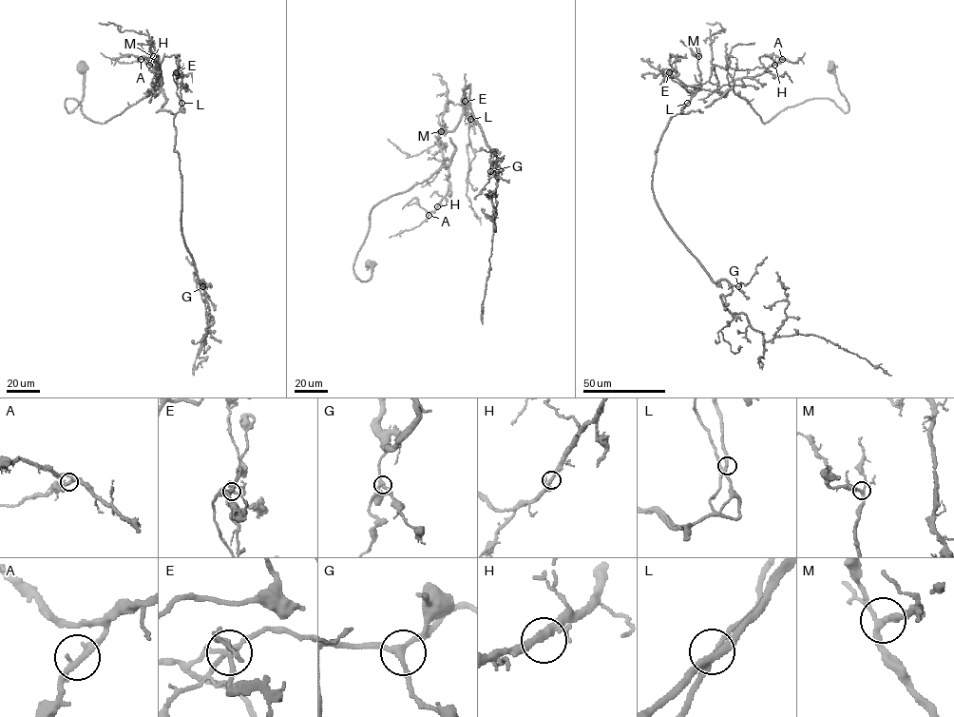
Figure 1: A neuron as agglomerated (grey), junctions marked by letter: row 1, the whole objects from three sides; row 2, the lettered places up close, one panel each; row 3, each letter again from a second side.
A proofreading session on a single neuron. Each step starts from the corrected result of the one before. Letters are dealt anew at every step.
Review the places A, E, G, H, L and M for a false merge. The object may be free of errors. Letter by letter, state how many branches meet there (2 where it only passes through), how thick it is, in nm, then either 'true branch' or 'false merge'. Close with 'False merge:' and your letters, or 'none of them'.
A: branches 4; calibre 220 nm; true branch
E: branches 5; calibre 240 nm; true branch
G: branches 3; calibre 240 nm; true branch
H: branches 4; calibre 240 nm; true branch
L: branches 4; calibre 260 nm; true branch
M: branches 3; calibre 240 nm; true branch
False merge: none of them

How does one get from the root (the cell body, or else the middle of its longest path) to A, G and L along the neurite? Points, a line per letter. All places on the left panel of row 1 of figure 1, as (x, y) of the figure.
A: (82, 67), (84, 97), (66, 109), (74, 98), (104, 123), (157, 88), (160, 76), (141, 59)
G: (82, 67), (84, 97), (66, 109), (74, 98), (104, 123), (156, 96), (175, 55), (181, 232), (202, 286)
L: (82, 67), (84, 97), (68, 113), (74, 98), (104, 123), (156, 96), (148, 89), (172, 55), (181, 103)

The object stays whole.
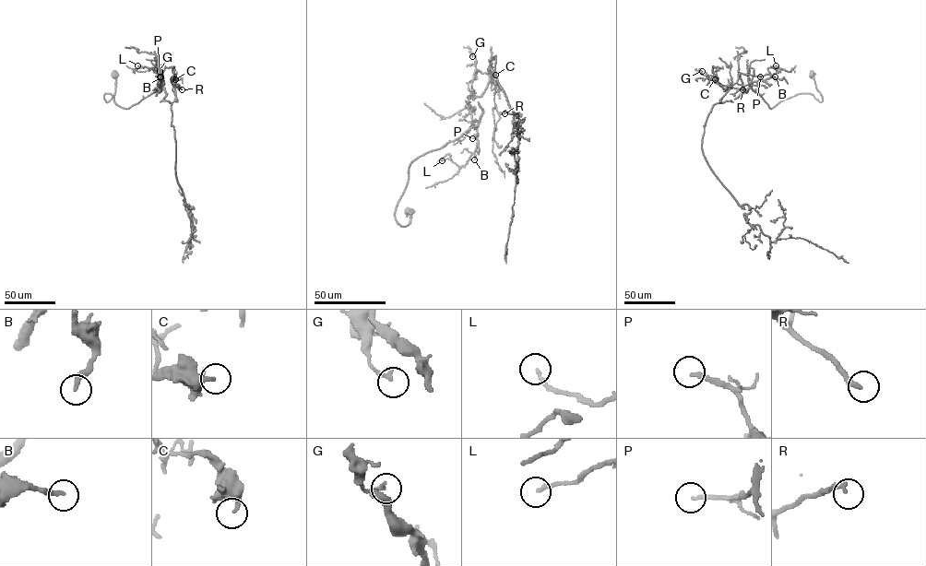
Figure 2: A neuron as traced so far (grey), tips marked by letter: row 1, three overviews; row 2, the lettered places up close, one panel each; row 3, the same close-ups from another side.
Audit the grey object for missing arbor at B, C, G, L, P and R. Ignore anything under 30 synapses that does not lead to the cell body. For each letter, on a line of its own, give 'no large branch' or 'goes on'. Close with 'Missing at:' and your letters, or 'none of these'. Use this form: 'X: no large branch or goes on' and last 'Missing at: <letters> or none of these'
B: no large branch
C: no large branch
G: no large branch
L: no large branch
P: no large branch
R: goes on
Missing at: R

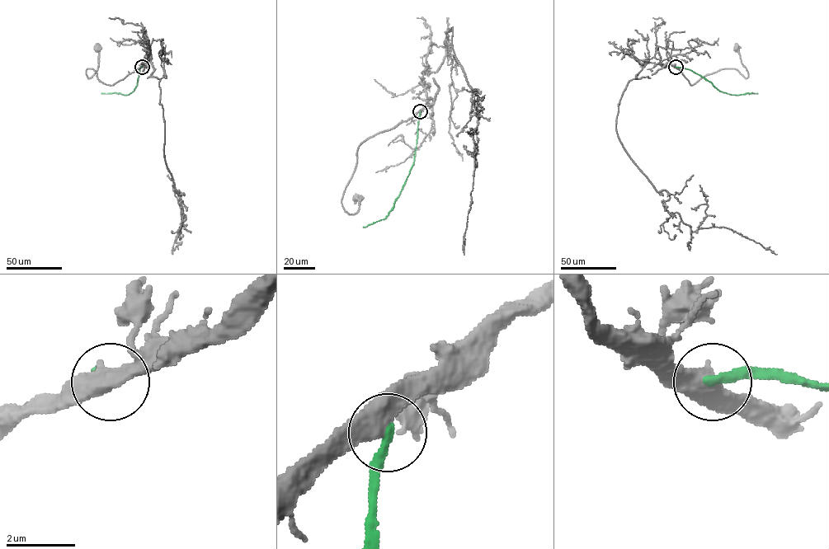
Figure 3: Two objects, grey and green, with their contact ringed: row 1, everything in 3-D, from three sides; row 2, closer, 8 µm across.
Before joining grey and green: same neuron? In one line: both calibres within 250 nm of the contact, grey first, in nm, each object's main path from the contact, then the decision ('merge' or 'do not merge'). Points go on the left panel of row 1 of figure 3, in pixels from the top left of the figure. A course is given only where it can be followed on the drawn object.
calibres 500 and 280 nm; course grey (142, 67), (112, 85), (102, 82), (92, 68), (86, 71), (88, 78), (98, 66), (97, 48); course green (142, 67), (137, 85), (130, 93), (101, 93); do not merge

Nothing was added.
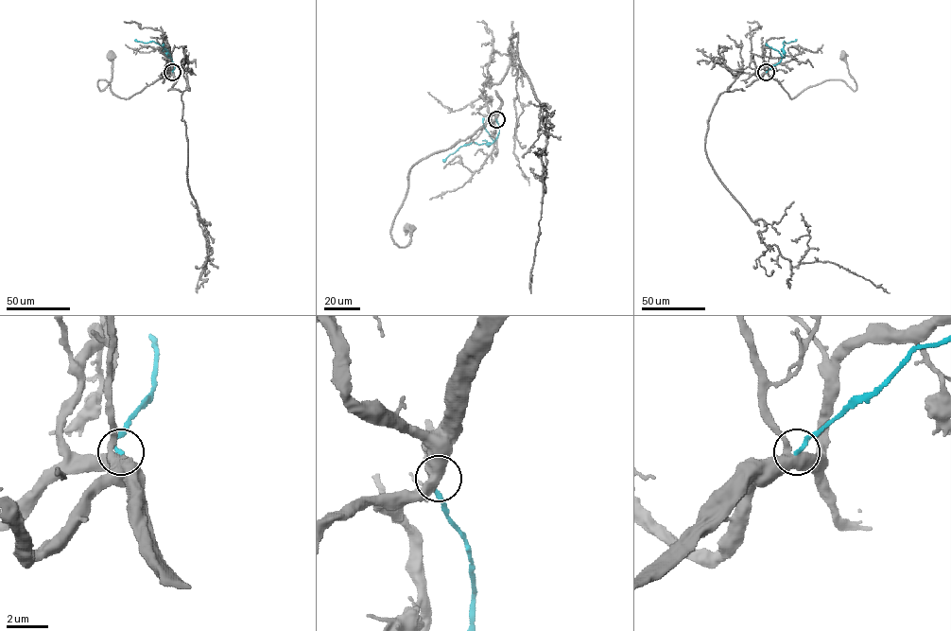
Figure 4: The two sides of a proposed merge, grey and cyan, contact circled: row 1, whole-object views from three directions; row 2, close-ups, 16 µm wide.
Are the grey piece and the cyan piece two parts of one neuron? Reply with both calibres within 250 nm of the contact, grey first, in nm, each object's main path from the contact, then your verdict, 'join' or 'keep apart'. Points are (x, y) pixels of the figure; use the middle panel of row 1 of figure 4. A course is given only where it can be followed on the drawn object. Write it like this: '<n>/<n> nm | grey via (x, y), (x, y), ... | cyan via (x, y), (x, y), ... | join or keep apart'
480/190 nm | grey via (496, 119), (411, 167), (406, 196), (390, 233), (400, 247), (410, 240), (408, 228) | cyan via (496, 119), (499, 132), (491, 144), (464, 144), (443, 161) | keep apart

